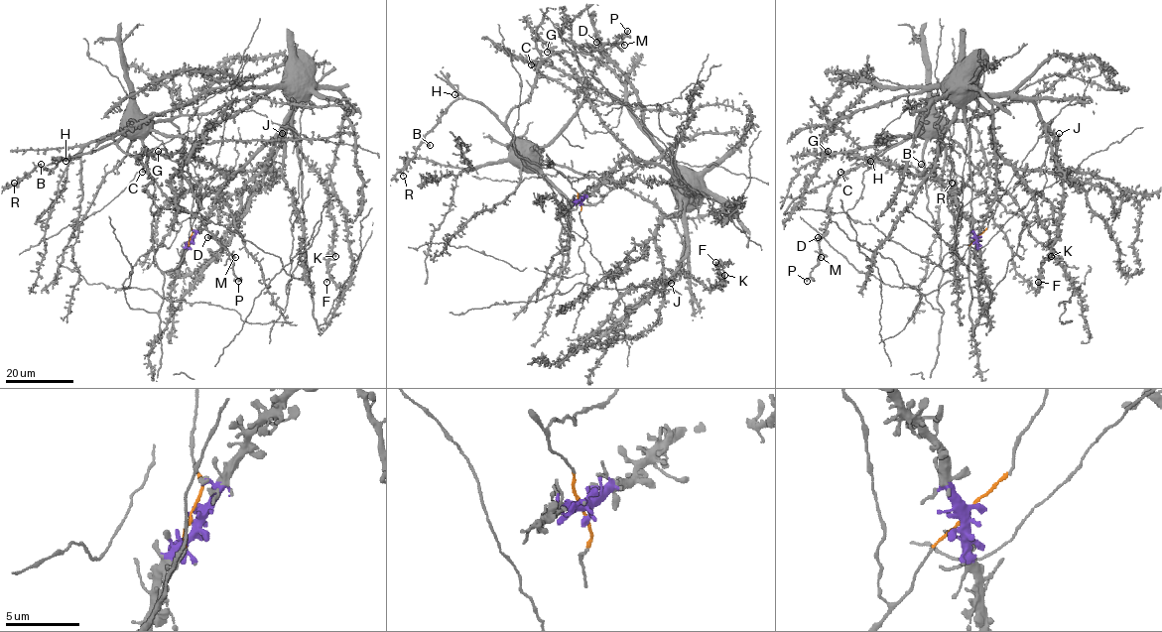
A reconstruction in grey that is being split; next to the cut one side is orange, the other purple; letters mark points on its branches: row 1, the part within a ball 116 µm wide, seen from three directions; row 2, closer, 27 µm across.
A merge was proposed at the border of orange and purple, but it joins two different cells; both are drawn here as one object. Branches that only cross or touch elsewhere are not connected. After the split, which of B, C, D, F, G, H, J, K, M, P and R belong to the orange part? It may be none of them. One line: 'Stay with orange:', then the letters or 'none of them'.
Stay with orange: B, C, D, H, M, P, R

